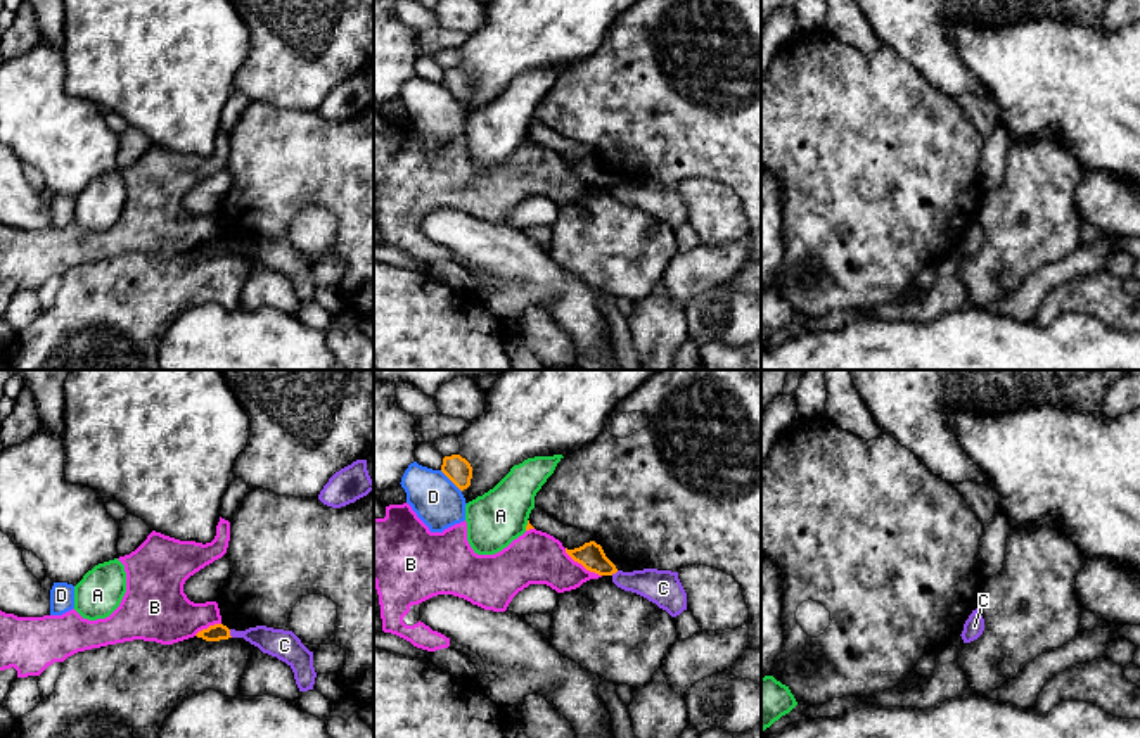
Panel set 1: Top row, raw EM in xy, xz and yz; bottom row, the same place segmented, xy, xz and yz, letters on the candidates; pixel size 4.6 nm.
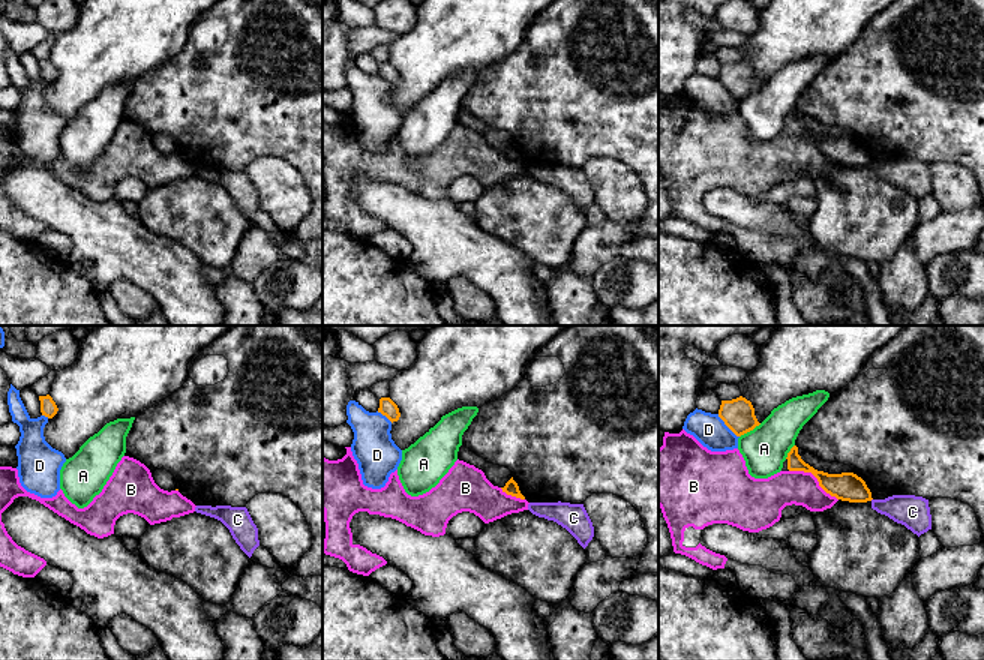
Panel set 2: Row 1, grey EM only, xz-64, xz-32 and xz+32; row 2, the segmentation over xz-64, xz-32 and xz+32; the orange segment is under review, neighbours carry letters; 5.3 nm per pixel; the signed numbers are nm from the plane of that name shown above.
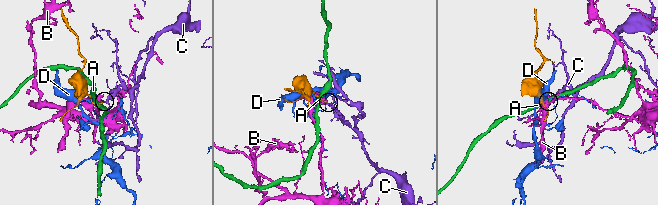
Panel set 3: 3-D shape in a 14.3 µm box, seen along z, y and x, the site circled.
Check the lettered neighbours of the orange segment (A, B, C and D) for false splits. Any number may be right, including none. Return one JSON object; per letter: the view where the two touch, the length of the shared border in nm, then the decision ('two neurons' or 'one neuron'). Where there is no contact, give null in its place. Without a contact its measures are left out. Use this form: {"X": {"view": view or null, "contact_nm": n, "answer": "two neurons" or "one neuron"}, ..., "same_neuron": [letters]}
{"A": {"view": "xz", "contact_nm": 50, "answer": "two neurons"}, "B": {"view": "xz", "contact_nm": 220, "answer": "two neurons"}, "C": {"view": "xy", "contact_nm": 40, "answer": "two neurons"}, "D": {"view": "xz", "contact_nm": 140, "answer": "two neurons"}, "same_neuron": []}

